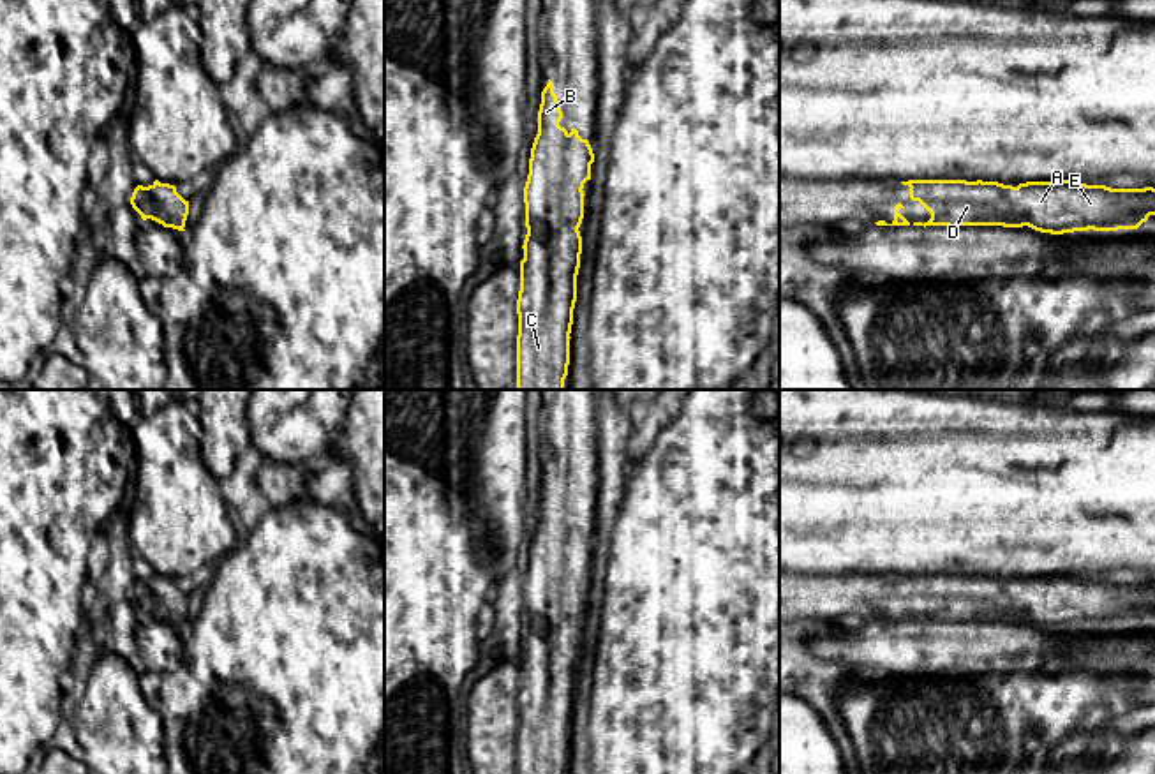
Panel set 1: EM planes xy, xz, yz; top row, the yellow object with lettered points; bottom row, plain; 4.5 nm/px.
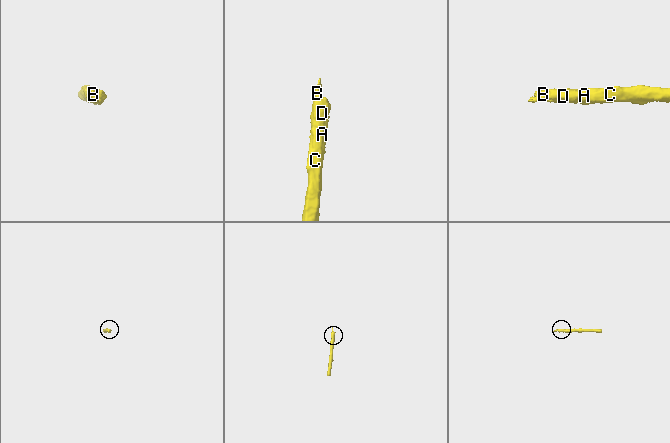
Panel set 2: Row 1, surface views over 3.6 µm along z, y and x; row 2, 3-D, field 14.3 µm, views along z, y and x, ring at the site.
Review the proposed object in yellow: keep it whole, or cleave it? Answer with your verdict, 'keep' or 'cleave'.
keep

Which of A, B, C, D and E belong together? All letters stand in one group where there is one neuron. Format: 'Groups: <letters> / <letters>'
Groups: A B C D E

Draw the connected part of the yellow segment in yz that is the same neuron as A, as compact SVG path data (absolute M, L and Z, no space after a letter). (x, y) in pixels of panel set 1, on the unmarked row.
M908 575L910 594L919 596L929 608L928 617L913 621L1028 621L1040 628L1063 629L1074 626L1137 624L1155 610L1155 584L1111 584L1074 575L1026 577L1017 582L998 577L966 575Z

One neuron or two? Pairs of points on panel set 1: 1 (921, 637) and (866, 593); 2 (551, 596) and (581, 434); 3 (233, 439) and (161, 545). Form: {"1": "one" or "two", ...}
{"1": "two", "2": "one", "3": "two"}

